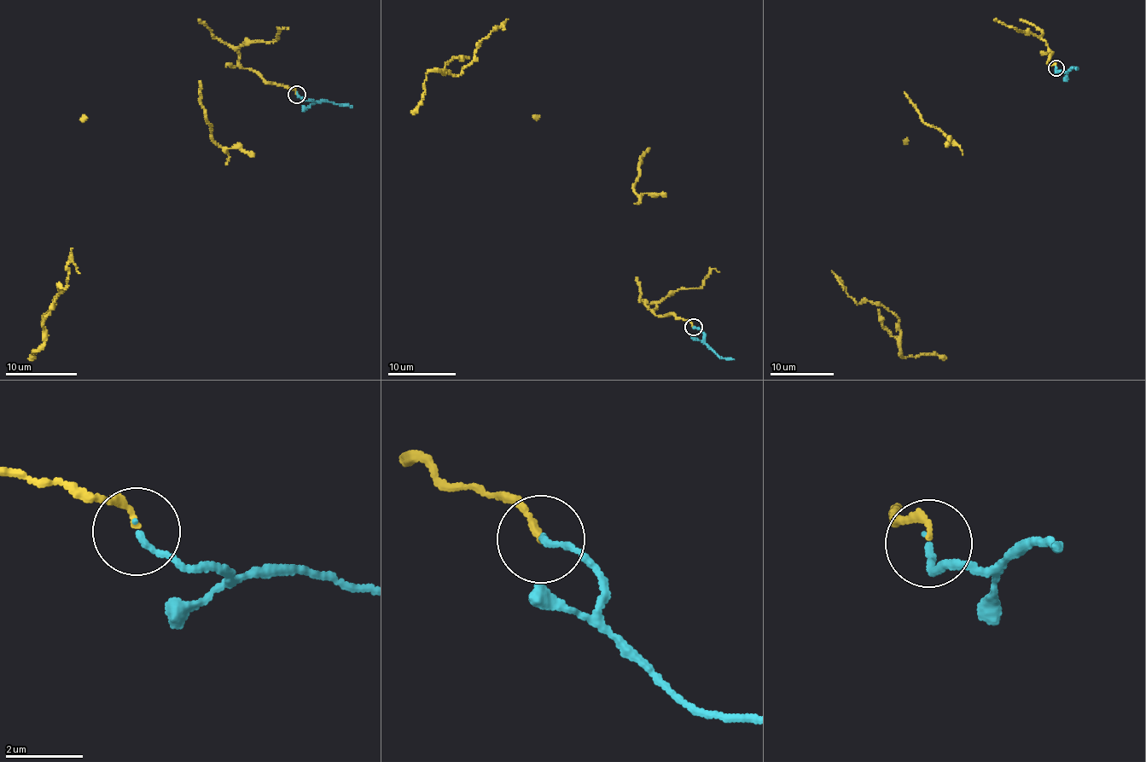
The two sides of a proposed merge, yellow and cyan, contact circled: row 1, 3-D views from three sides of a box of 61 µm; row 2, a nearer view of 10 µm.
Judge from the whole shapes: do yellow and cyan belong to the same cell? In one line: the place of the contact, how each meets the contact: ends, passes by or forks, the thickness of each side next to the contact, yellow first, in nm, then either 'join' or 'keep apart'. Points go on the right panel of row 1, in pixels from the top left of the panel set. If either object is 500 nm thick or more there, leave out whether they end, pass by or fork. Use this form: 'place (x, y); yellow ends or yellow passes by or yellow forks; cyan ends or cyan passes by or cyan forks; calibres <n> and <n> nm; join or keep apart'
place (1055, 68); yellow ends; cyan ends; calibres 160 and 150 nm; keep apart

